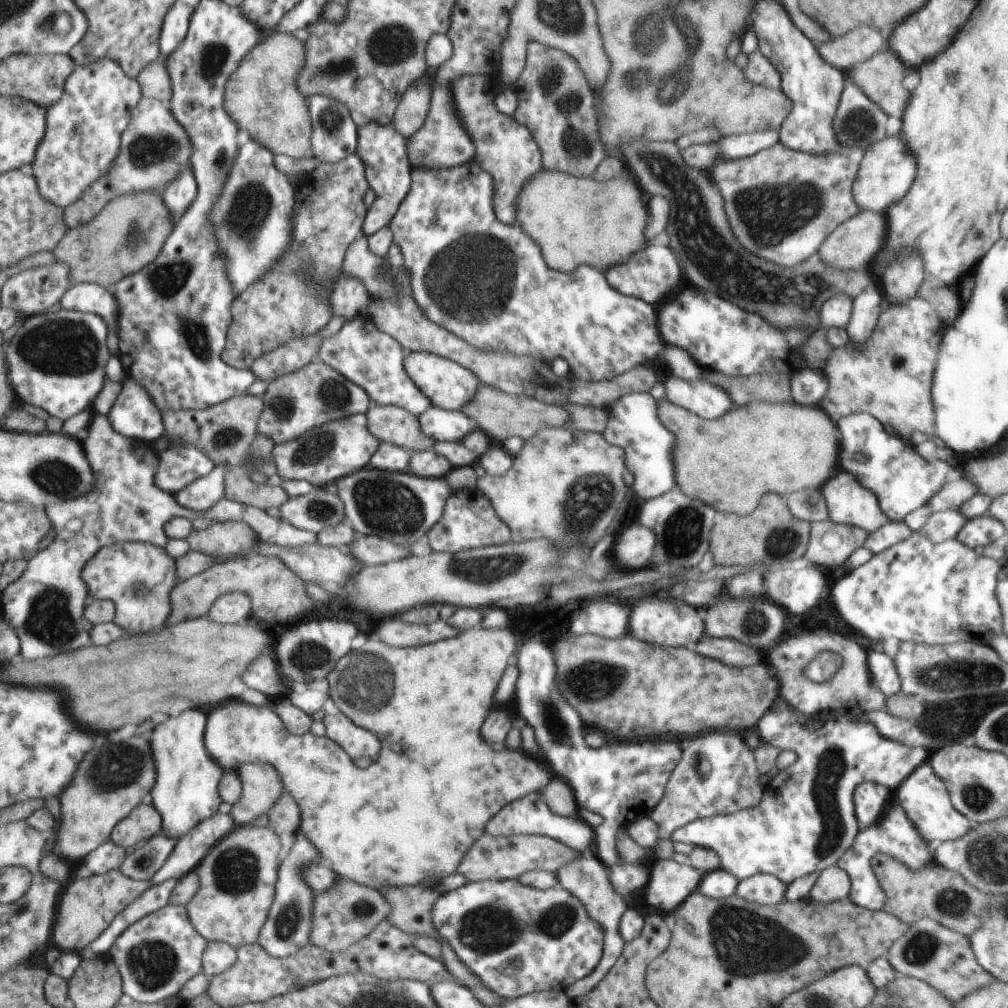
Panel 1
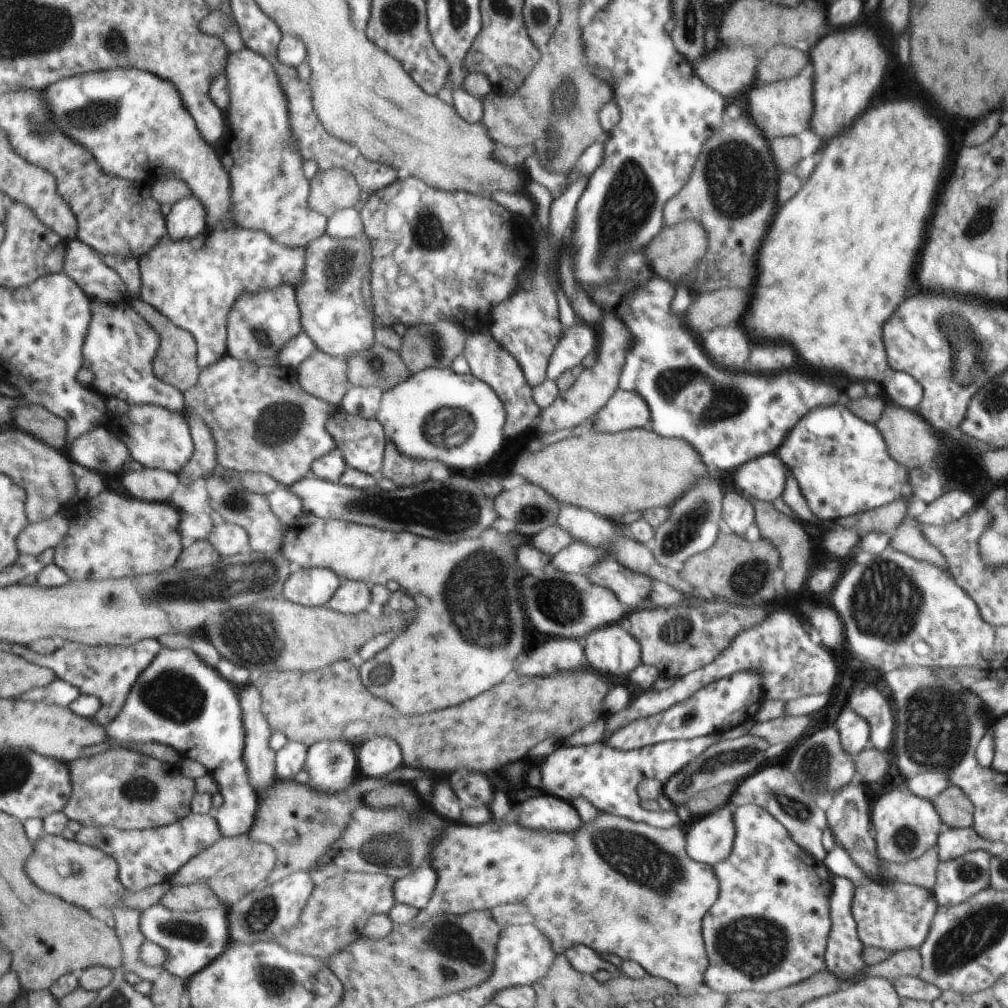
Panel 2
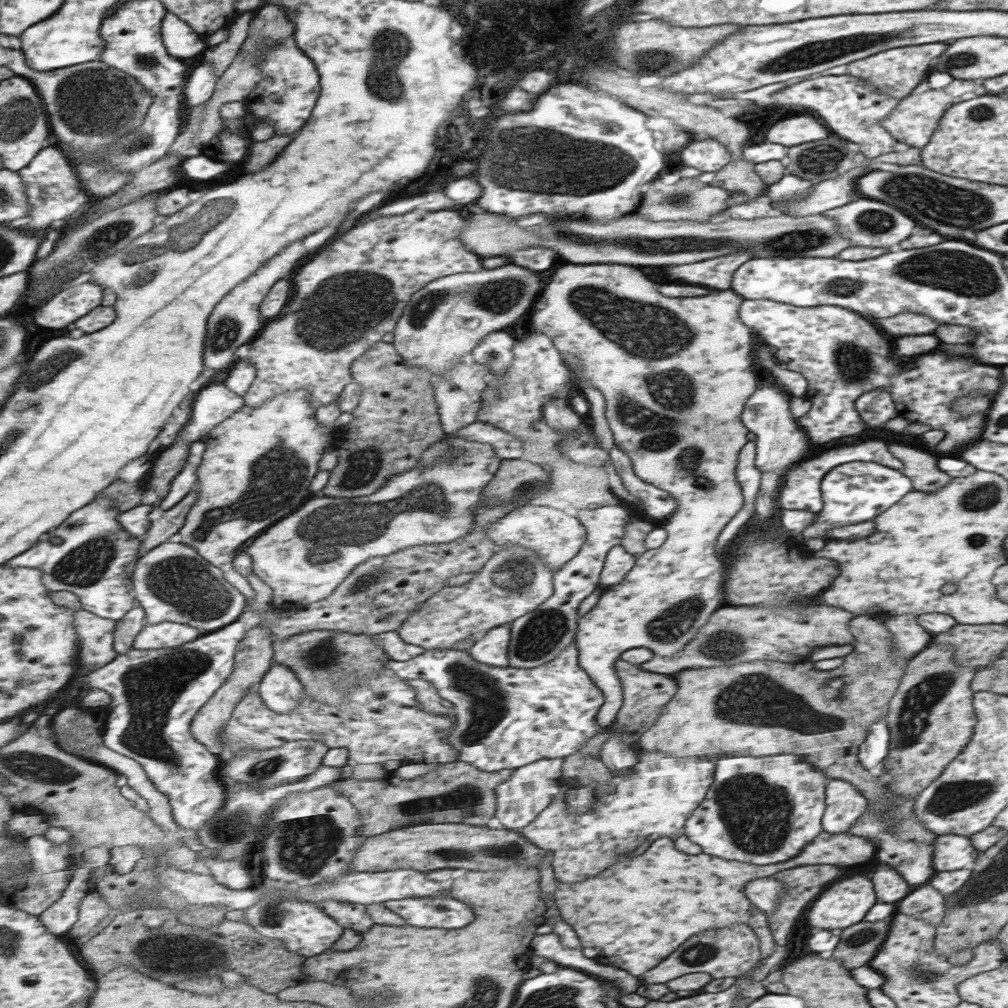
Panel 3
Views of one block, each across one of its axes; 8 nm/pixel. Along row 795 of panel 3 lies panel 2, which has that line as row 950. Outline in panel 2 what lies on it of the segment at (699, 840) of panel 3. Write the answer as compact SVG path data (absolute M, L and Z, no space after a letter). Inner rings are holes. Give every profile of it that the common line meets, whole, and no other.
M754 804L732 807L733 828L735 828L732 847L729 854L717 862L713 867L713 874L717 876L717 884L721 884L721 900L713 905L713 912L705 916L705 948L709 948L709 984L703 984L707 990L718 992L719 994L733 995L739 991L755 991L758 993L768 993L793 986L803 980L809 980L809 976L815 976L817 972L823 972L826 969L824 964L824 951L827 949L828 933L831 931L831 894L834 889L833 874L822 861L817 861L811 854L806 853L804 849L797 845L789 832L785 831L784 825L776 818L772 817L765 809L759 808Z

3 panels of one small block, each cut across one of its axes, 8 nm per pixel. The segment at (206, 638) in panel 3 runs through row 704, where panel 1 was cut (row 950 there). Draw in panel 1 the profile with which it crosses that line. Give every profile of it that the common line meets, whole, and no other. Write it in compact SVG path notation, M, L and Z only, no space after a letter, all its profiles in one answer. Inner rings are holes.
M167 905L128 926L111 945L109 956L117 963L124 980L124 994L137 1002L158 1003L175 998L194 976L202 972L208 940L191 920L187 906Z

